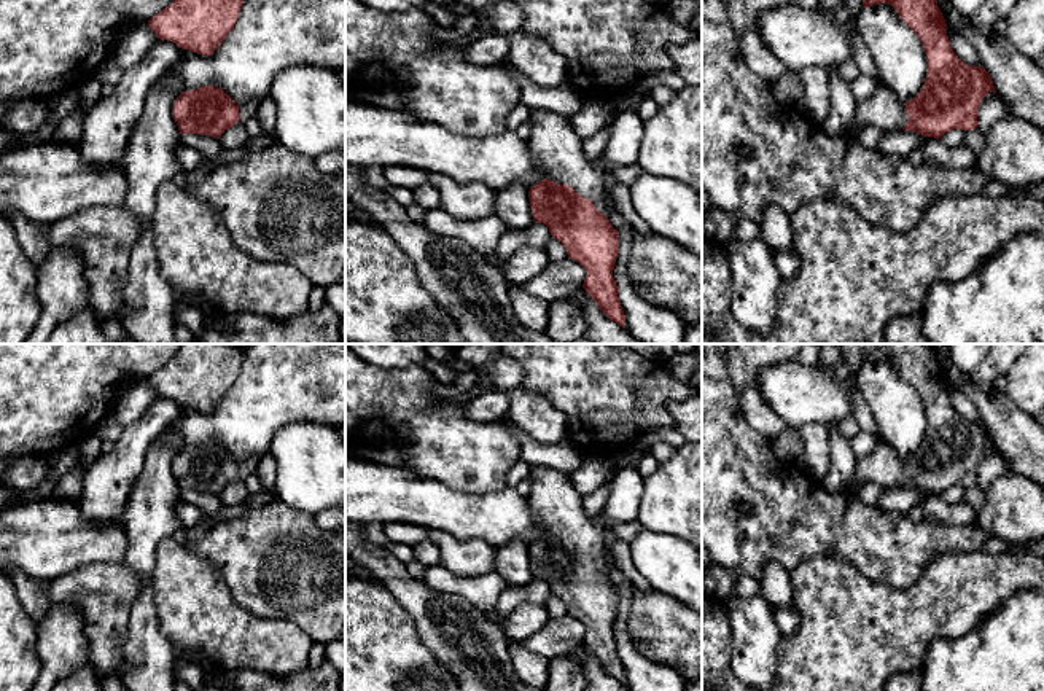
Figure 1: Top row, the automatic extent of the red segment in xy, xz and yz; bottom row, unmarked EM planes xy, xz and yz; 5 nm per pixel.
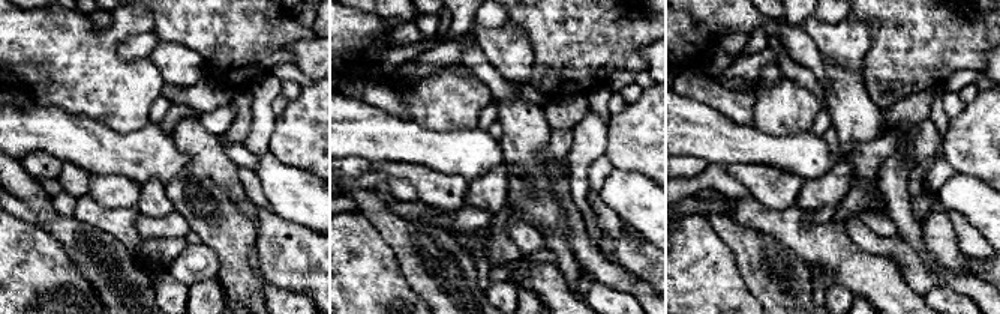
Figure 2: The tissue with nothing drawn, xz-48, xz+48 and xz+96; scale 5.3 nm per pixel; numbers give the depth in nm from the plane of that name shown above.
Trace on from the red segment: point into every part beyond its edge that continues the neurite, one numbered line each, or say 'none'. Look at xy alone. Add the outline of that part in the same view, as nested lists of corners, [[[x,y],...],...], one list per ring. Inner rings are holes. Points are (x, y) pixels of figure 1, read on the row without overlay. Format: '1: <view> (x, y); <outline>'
1: xy (247, 467); [[[248,459],[239,463],[239,479],[245,479],[248,478],[251,473],[255,473],[256,468],[256,460],[255,459]]]

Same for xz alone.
1: xz (557, 507); [[[532,465],[528,478],[532,489],[527,500],[544,535],[570,541],[605,572],[605,527],[587,516],[570,474],[557,468]]]

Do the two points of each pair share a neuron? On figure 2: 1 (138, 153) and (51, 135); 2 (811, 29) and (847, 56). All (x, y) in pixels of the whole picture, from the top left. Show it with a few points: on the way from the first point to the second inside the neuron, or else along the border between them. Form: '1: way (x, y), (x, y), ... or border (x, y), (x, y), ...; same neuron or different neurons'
1: way (117, 153), (99, 150), (78, 138), (72, 138); same neuron
2: way (820, 32), (838, 47); same neuron

